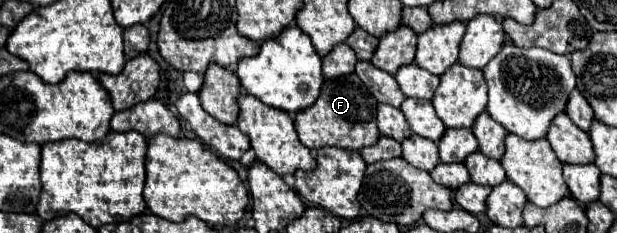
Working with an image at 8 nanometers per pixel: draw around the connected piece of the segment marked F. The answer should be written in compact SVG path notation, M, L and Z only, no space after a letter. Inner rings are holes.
M349 74L345 78L325 80L315 106L297 114L295 128L299 140L309 150L319 150L323 146L361 150L365 146L373 146L381 138L375 114L377 114L377 100L355 74Z

